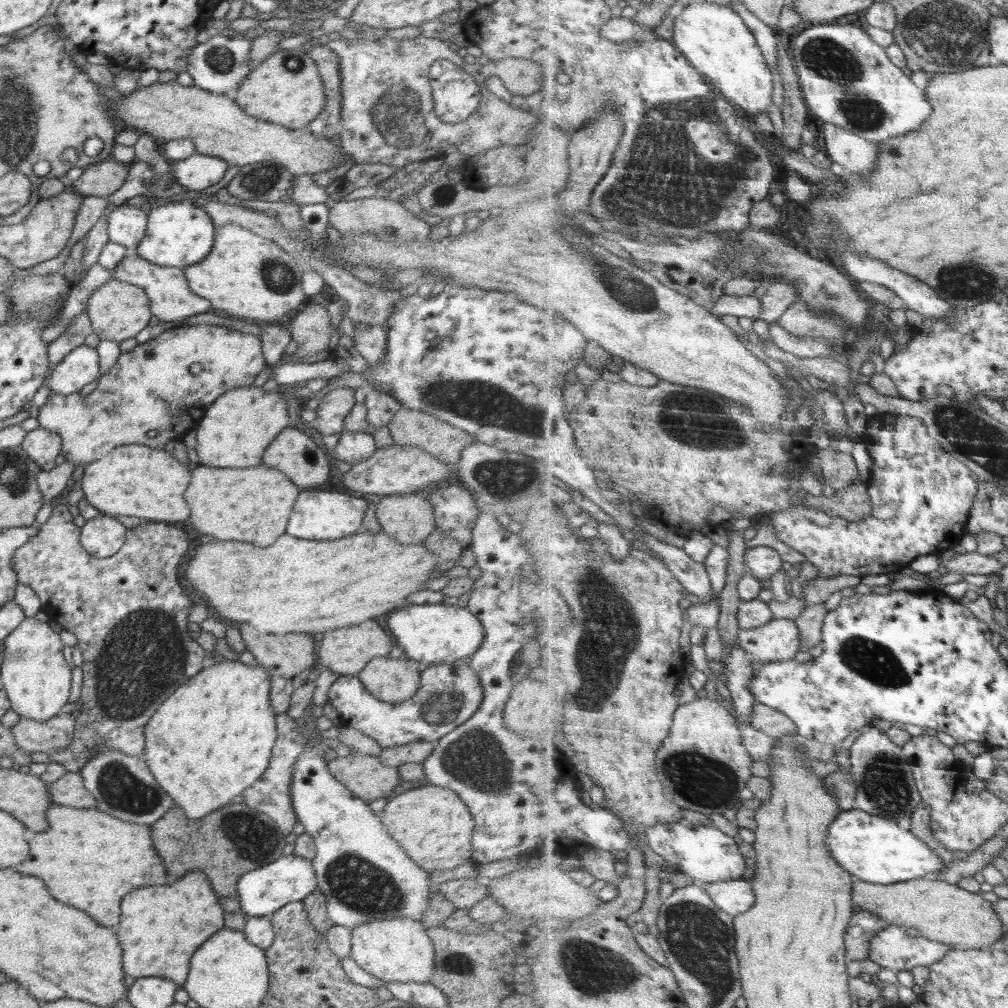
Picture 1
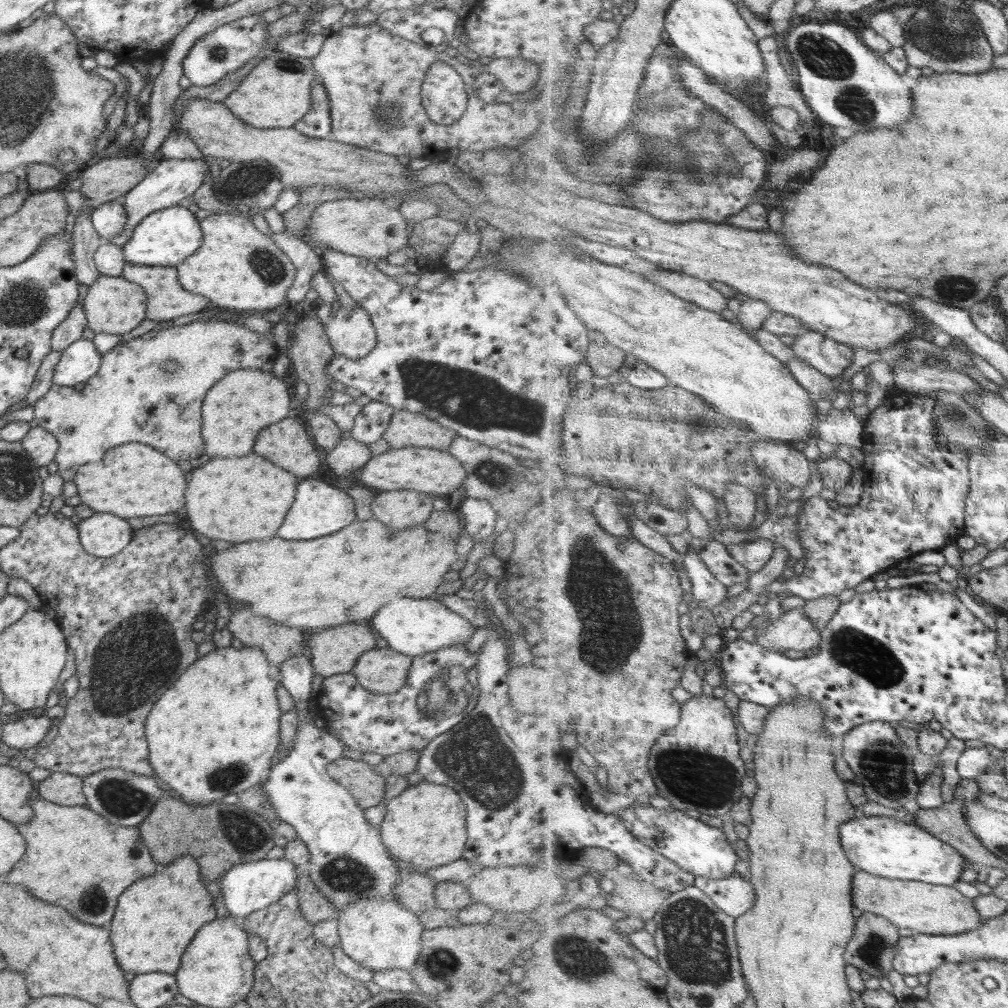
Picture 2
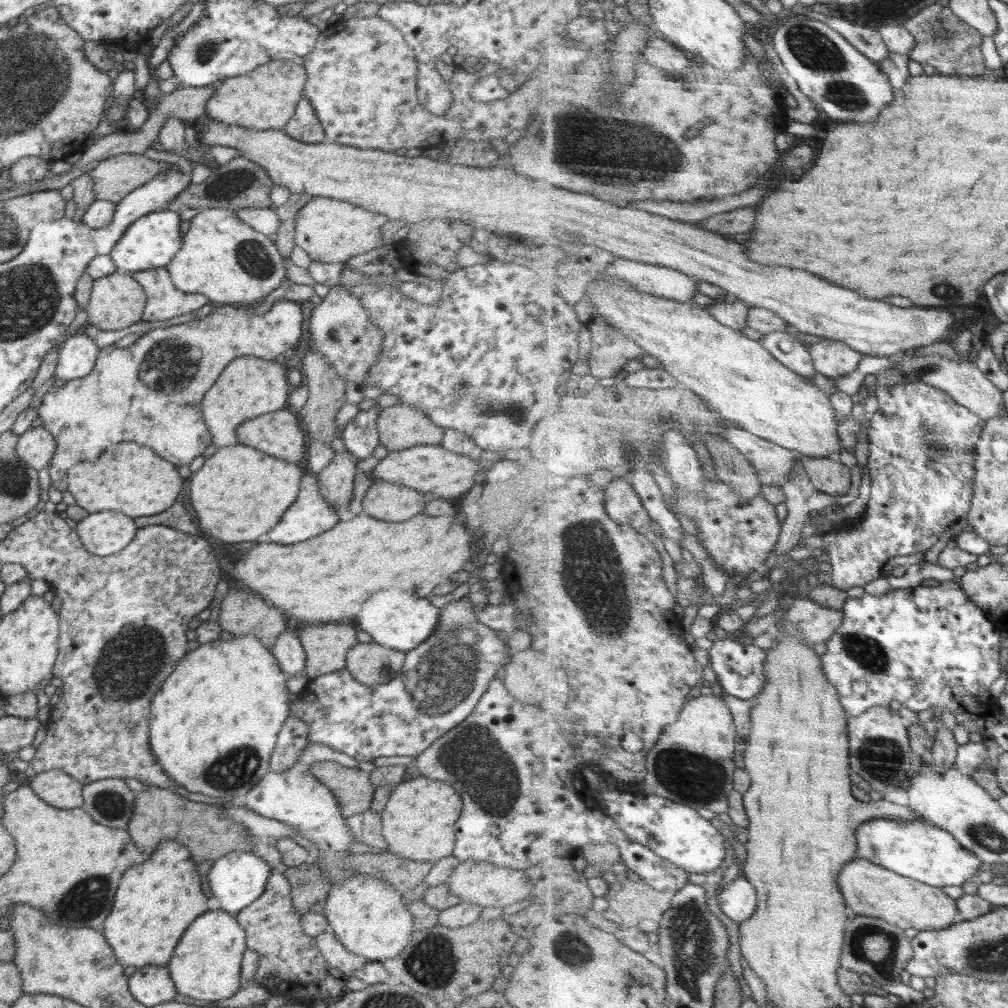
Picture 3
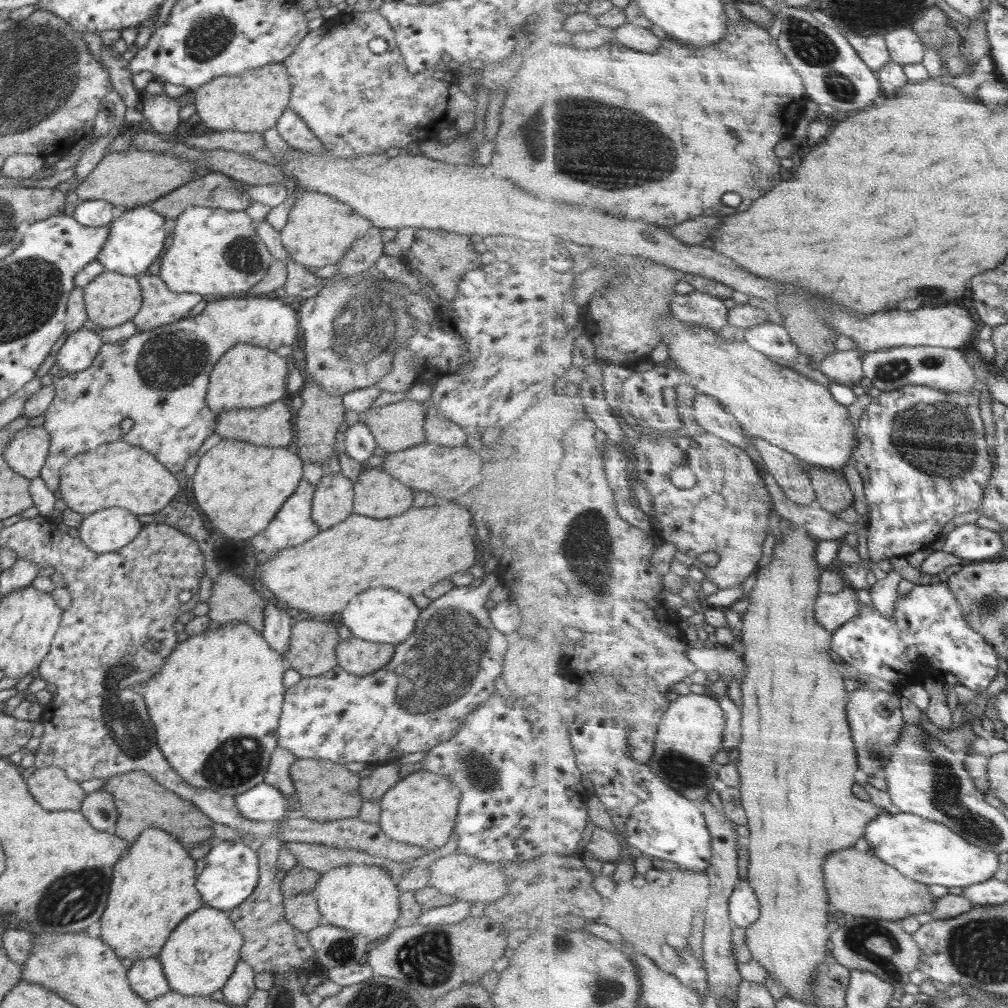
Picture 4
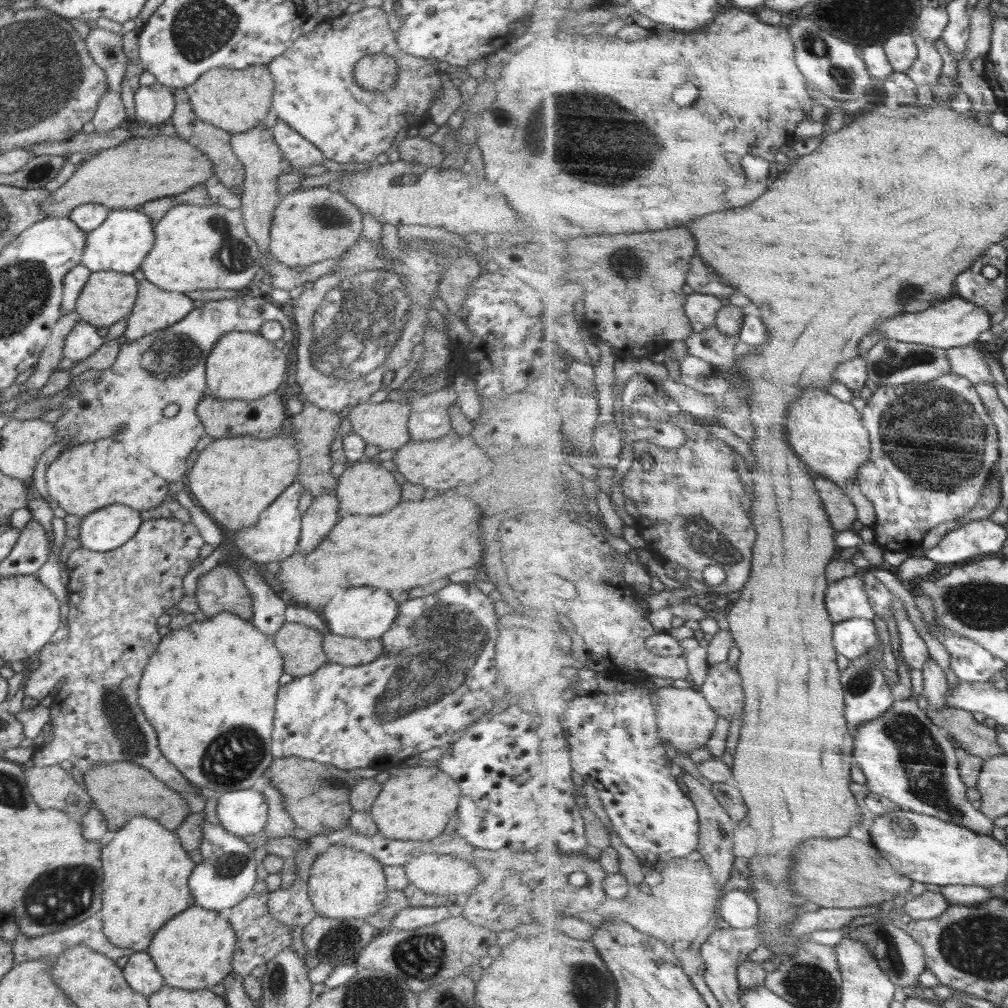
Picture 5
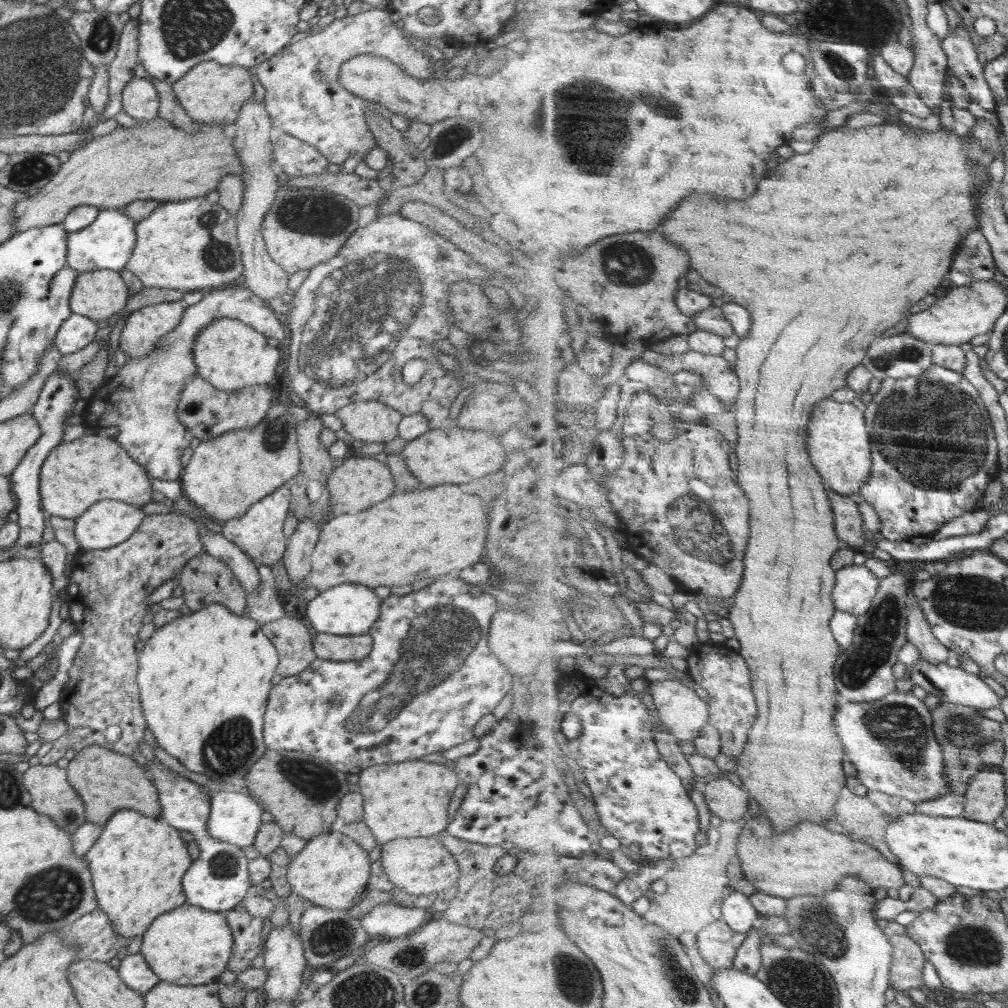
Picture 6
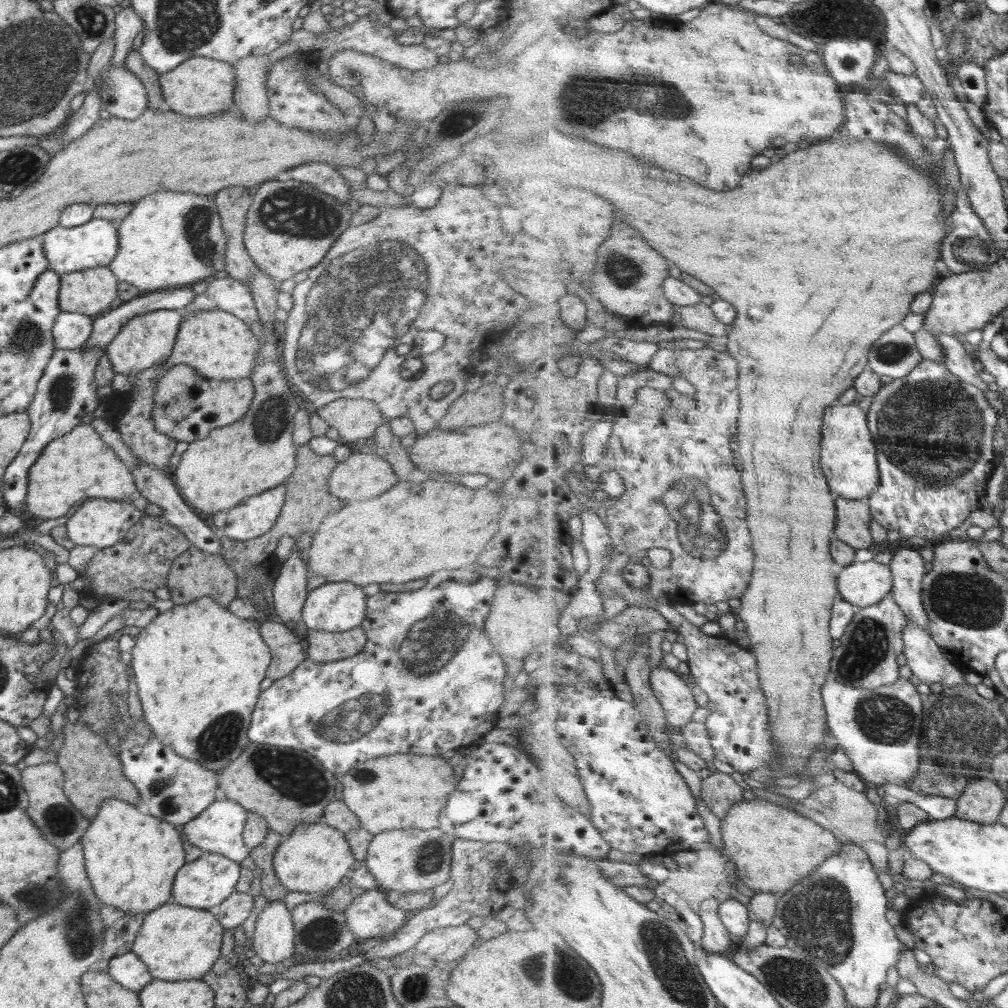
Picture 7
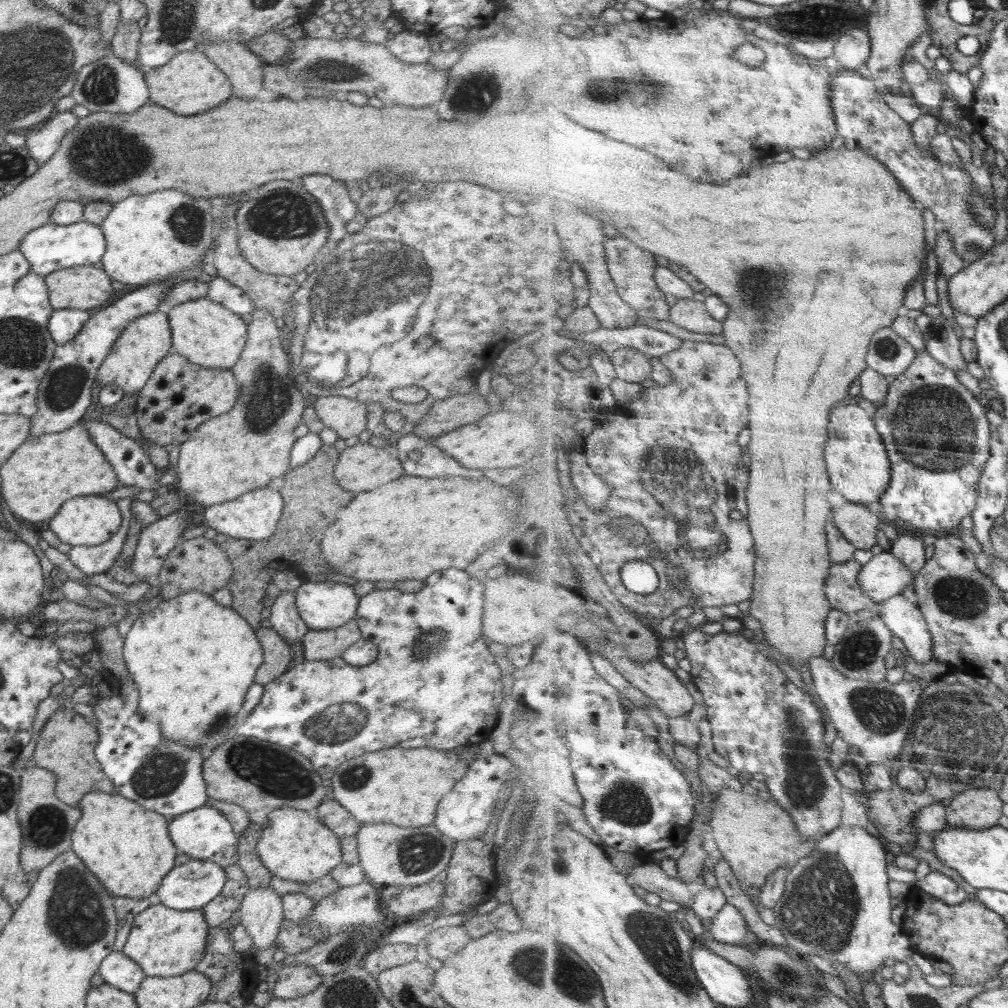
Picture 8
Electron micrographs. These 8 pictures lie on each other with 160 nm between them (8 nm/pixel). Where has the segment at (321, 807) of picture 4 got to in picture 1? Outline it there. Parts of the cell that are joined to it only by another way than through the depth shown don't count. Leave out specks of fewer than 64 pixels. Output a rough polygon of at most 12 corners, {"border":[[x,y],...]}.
{"border":[[357,752],[327,769],[366,802],[387,798],[401,782],[396,766]]}

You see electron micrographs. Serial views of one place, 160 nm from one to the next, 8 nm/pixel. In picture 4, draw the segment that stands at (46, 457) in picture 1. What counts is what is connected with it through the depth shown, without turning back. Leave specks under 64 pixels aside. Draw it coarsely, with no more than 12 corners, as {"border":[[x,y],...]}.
{"border":[[26,426],[8,442],[6,464],[40,476],[50,446],[42,427]]}

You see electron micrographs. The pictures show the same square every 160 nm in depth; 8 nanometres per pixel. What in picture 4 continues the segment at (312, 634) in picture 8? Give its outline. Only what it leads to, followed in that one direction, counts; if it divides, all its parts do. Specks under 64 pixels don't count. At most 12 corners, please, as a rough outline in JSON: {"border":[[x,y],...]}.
{"border":[[355,637],[335,647],[337,665],[356,676],[385,667],[394,645]]}

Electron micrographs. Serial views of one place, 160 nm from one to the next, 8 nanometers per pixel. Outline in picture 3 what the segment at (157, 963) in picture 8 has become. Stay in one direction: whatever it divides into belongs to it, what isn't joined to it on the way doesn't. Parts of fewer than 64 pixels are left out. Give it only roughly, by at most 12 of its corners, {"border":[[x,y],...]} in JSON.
{"border":[[208,910],[166,966],[179,997],[213,1002],[242,988],[245,930]]}

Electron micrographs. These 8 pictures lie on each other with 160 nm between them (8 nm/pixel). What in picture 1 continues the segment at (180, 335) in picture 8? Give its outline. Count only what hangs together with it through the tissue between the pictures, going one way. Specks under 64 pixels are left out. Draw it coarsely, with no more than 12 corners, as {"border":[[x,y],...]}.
{"border":[[240,386],[205,410],[202,464],[250,468],[289,424],[282,391]]}

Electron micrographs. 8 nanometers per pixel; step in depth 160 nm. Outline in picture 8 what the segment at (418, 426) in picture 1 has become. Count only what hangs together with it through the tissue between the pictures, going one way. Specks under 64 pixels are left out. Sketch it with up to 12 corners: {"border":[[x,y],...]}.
{"border":[[320,395],[312,407],[346,440],[367,430],[367,406]]}

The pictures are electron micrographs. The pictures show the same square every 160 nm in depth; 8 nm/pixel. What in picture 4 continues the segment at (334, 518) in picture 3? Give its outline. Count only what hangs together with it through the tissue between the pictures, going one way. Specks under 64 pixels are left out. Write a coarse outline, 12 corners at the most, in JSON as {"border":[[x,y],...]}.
{"border":[[301,480],[252,550],[272,556],[320,533],[315,486]]}

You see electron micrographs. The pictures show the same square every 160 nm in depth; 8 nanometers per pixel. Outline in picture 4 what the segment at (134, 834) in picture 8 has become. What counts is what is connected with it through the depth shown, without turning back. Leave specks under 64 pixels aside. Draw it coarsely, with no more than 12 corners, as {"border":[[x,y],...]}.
{"border":[[147,828],[118,864],[100,938],[157,957],[203,908],[195,861]]}

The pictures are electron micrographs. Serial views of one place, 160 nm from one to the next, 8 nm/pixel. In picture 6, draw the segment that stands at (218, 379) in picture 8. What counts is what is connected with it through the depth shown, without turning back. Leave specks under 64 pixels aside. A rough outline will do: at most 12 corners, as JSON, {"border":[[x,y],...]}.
{"border":[[186,381],[177,415],[195,438],[254,430],[274,399],[267,386],[214,389]]}

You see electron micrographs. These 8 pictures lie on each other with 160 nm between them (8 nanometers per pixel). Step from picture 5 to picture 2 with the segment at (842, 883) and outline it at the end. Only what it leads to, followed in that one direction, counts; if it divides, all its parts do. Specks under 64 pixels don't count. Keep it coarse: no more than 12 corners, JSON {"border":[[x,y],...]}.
{"border":[[854,878],[854,903],[900,929],[964,934],[986,919],[947,885]]}

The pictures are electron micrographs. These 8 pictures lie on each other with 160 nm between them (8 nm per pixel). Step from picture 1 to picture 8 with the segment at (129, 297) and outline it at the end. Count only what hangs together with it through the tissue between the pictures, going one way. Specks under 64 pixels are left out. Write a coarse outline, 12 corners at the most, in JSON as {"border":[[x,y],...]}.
{"border":[[96,265],[44,277],[56,310],[98,308],[114,291]]}

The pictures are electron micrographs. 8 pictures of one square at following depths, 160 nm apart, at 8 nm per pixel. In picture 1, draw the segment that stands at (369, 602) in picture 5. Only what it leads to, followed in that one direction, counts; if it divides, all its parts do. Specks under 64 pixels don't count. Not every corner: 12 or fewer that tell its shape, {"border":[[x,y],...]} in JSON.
{"border":[[404,604],[386,626],[421,665],[471,657],[484,627],[466,605]]}

